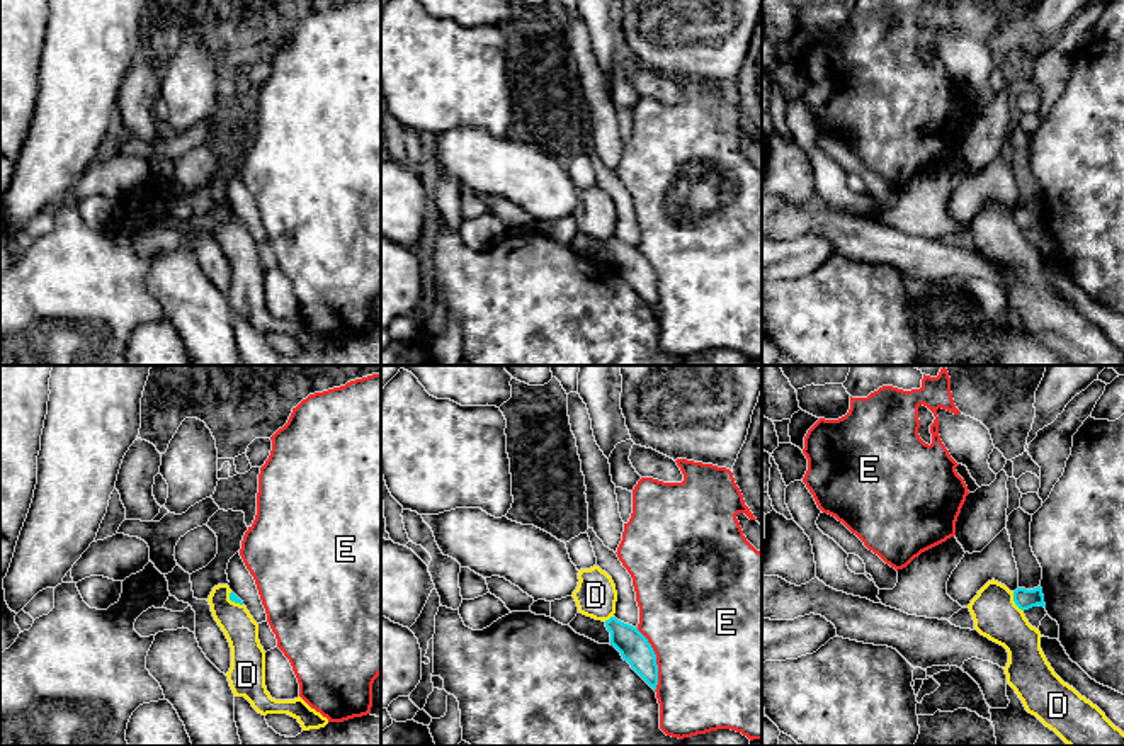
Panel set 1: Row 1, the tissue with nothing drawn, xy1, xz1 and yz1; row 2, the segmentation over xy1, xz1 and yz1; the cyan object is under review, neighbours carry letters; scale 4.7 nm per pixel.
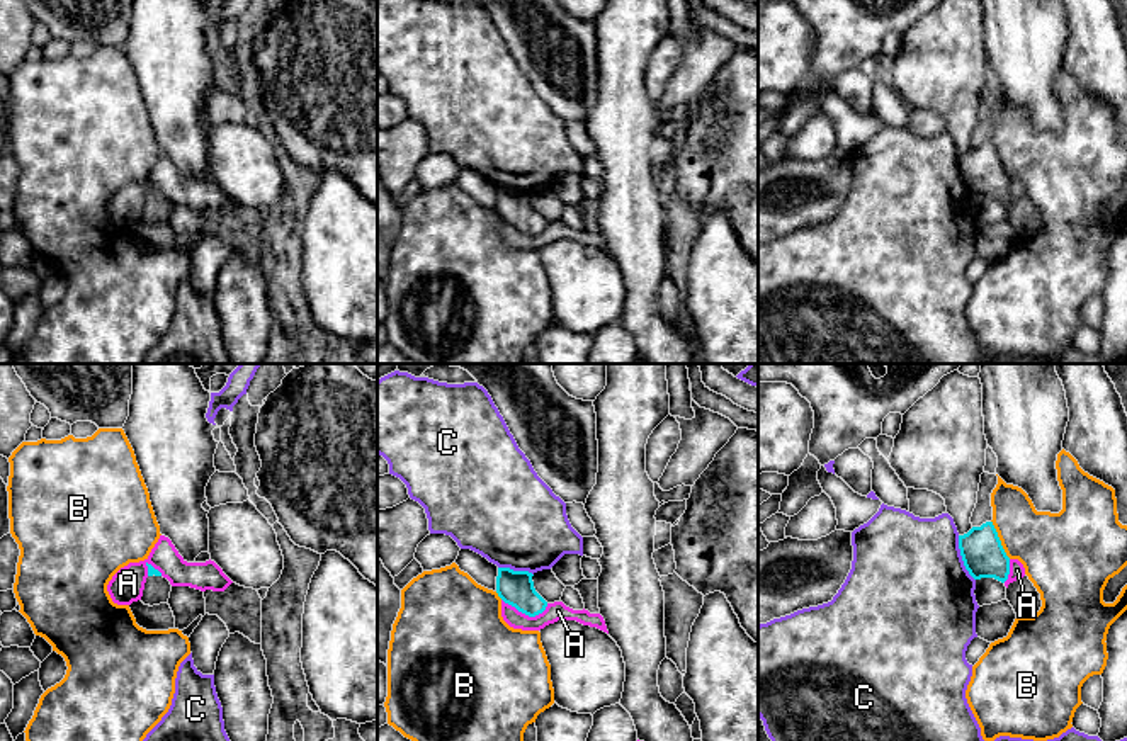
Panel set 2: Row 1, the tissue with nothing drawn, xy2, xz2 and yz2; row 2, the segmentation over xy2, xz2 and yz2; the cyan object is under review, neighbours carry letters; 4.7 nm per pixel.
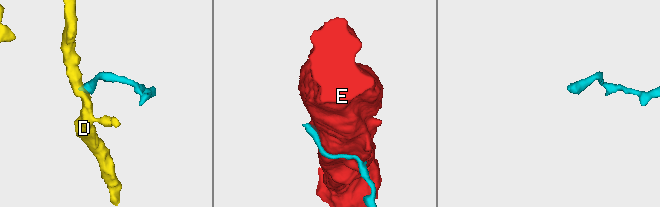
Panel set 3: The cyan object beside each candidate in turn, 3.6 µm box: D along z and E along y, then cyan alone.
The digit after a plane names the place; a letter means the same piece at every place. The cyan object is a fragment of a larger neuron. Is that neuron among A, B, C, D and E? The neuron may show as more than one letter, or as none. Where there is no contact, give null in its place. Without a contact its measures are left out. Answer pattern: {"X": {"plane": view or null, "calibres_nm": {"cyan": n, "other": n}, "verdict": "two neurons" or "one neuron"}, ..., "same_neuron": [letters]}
{"A": {"plane": "xz2", "calibres_nm": {"cyan": 160, "other": 90}, "verdict": "two neurons"}, "B": {"plane": "yz2", "calibres_nm": {"cyan": 200, "other": 320}, "verdict": "two neurons"}, "C": {"plane": "yz2", "calibres_nm": {"cyan": 200, "other": 500}, "verdict": "two neurons"}, "D": {"plane": "yz1", "calibres_nm": {"cyan": 100, "other": 220}, "verdict": "two neurons"}, "E": {"plane": "xz1", "calibres_nm": {"cyan": 140, "other": 480}, "verdict": "two neurons"}, "same_neuron": []}

